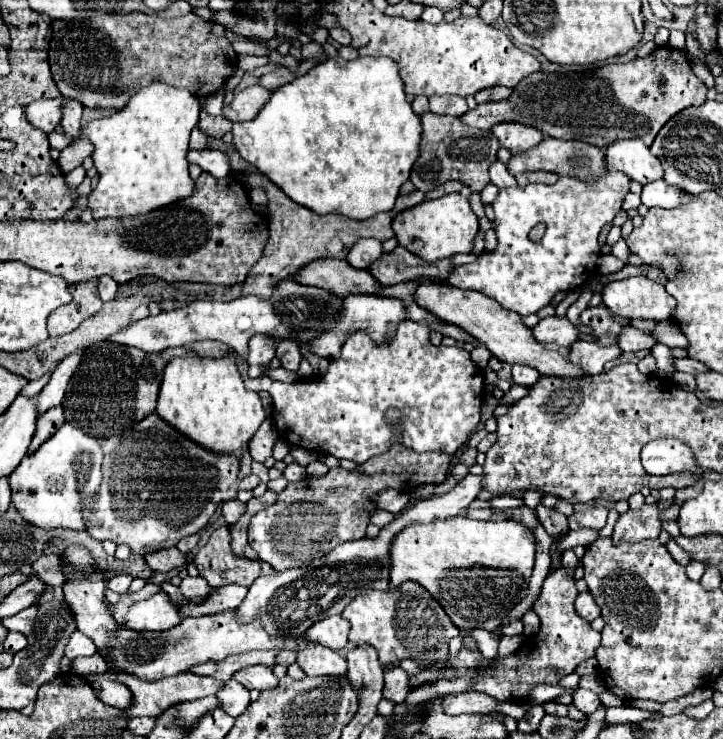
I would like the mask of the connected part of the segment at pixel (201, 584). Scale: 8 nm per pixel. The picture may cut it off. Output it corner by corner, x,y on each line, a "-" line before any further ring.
185,577
179,589
187,599
205,599
211,593
211,587
203,577

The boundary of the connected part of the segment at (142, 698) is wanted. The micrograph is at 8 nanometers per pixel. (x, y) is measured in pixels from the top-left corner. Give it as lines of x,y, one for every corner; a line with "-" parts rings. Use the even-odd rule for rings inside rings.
115,673
115,677
117,677
117,681
125,683
133,693
133,705
127,709
127,717
159,717
165,709
169,709
177,703
185,703
185,701
215,695
225,685
225,683
221,683
213,677
199,677
195,673
175,675
175,677
169,677
169,679
159,679
157,683
141,683
141,679
133,679
133,675
117,675

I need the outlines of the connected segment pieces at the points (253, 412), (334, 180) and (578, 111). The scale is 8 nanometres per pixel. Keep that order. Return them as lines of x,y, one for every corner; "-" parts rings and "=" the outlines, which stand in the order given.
189,351
183,357
173,357
169,365
165,367
165,377
159,391
157,411
155,411
165,423
175,427
179,433
189,435
189,439
213,453
223,455
235,455
239,461
243,459
243,447
249,445
251,437
259,429
259,425
265,421
267,413
263,411
261,399
257,393
247,391
243,385
243,379
237,371
233,357
221,357
221,359
209,359
199,357
197,353
=
341,57
335,59
327,59
319,65
315,65
309,73
297,77
295,81
279,87
277,91
273,91
269,103
261,109
261,113
249,121
249,123
233,123
233,143
239,151
239,155
251,163
253,167
259,169
259,173
267,175
287,197
291,197
295,203
315,211
315,213
341,213
347,215
349,219
367,219
373,217
377,213
389,211
395,205
395,199
399,195
399,187
409,179
411,167
415,163
415,159
419,157
419,143
421,143
421,119
419,115
413,113
411,103
405,99
405,91
403,91
403,83
401,77
397,75
397,65
391,63
391,59
385,57
357,57
355,61
345,61
=
657,47
649,57
629,63
603,65
583,73
537,71
513,89
511,97
477,105
461,121
477,129
491,129
497,123
523,123
547,137
577,139
601,149
619,139
641,139
651,145
657,131
679,111
705,103
707,87
695,77
687,55
671,47

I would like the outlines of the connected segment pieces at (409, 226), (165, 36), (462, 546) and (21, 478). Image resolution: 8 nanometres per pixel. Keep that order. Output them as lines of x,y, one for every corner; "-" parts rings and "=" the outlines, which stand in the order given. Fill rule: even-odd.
449,193
435,201
423,201
417,207
399,213
393,219
393,231
401,247
425,261
437,261
443,257
453,257
457,253
471,253
473,239
479,233
479,221
465,195
=
129,13
129,15
101,15
97,19
79,19
75,21
53,21
53,39
49,47
49,65
53,79
67,99
77,99
91,109
123,109
131,95
147,87
155,79
165,81
167,85
189,89
197,99
213,95
237,69
237,53
231,43
225,39
225,27
201,21
193,13
175,19
161,19
157,15
=
453,517
431,525
405,527
391,547
391,585
399,587
405,579
423,585
445,609
459,629
483,627
491,631
495,611
511,611
521,603
529,589
529,577
535,565
535,535
531,529
513,521
475,521
469,517
=
65,423
37,451
25,455
21,465
9,475
11,501
23,521
41,529
85,529
83,511
101,485
103,449
95,437
85,435
71,423

